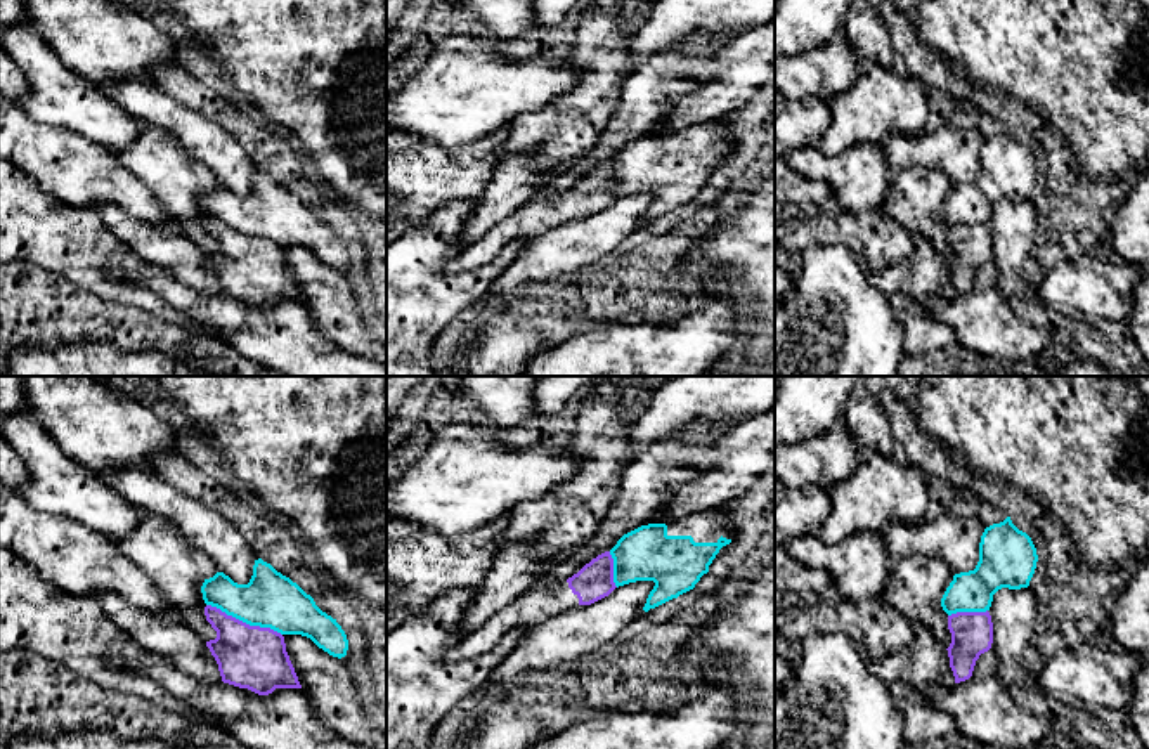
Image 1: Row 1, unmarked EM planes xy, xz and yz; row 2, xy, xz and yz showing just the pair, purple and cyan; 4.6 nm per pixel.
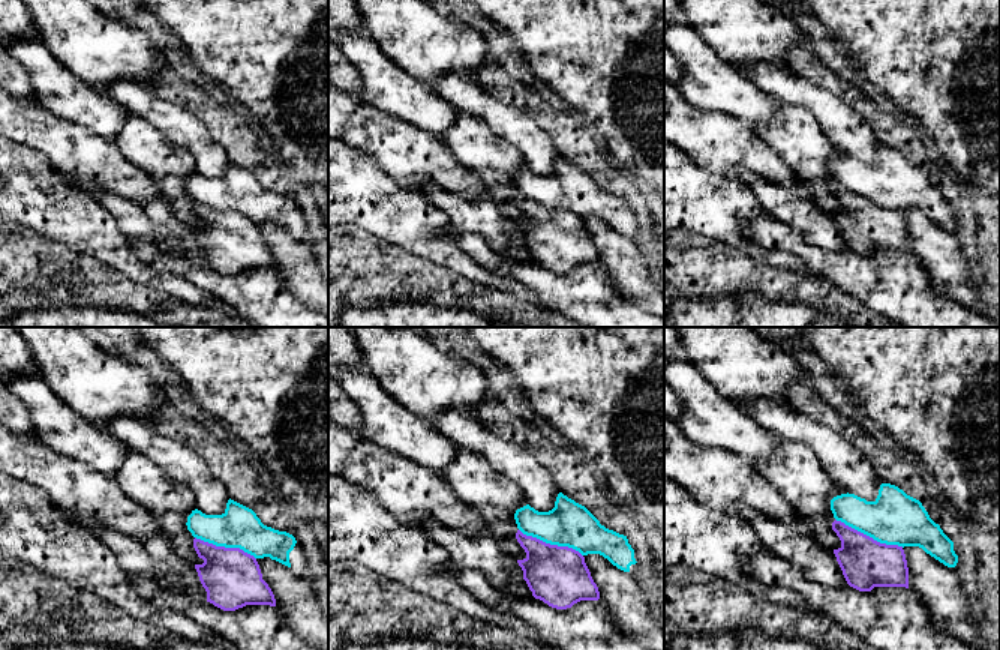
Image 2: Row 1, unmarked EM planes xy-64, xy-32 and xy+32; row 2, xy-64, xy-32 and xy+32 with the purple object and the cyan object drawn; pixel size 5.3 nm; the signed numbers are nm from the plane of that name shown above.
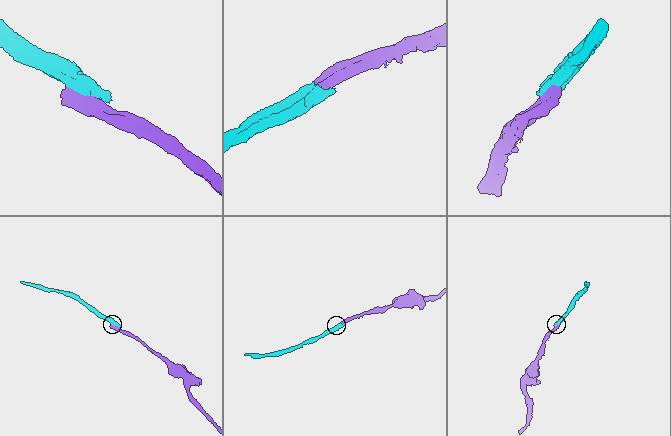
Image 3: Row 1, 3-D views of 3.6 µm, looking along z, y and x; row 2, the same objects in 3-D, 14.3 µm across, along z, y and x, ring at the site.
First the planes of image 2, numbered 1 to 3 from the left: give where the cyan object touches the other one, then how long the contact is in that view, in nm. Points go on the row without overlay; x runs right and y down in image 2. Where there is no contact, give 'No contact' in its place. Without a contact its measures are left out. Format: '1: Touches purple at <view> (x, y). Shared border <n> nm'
1: Touches purple at xy-64 (224, 210). Shared border 340 nm
2: Touches purple at xy-32 (549, 207). Shared border 380 nm
3: Touches purple at xy+32 (868, 200). Shared border 400 nm

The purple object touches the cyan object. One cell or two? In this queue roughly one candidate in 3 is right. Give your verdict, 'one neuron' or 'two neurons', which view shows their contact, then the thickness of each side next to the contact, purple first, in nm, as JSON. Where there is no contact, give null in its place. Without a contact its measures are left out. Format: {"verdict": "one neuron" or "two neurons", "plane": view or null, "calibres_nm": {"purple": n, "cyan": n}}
{"verdict": "two neurons", "plane": "xy", "calibres_nm": {"purple": 300, "cyan": 260}}

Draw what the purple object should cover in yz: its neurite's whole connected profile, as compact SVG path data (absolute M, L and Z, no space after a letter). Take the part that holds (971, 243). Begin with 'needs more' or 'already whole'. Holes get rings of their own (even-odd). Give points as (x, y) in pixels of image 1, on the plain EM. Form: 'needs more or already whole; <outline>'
already whole; M957 224L948 227L951 255L946 260L955 295L972 288L976 272L993 255L993 234L990 224Z

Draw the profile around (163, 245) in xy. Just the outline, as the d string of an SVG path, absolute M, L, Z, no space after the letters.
M111 203L101 206L95 218L133 255L149 265L163 267L182 286L204 293L222 293L218 276L206 253L182 234L175 222L139 220Z

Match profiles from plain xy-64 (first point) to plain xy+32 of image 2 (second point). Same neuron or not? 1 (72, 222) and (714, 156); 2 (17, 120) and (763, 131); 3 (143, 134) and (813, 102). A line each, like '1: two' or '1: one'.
1: two
2: two
3: two

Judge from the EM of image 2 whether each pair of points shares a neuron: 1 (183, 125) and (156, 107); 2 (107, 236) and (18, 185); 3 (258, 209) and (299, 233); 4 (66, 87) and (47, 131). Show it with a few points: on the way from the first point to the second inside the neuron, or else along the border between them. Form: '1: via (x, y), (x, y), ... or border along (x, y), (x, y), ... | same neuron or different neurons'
1: via (177, 125), (162, 113) | same neuron
2: via (84, 225), (41, 198) | same neuron
3: via (269, 209), (276, 209), (290, 222) | same neuron
4: border along (32, 99), (53, 114), (86, 128) | different neurons

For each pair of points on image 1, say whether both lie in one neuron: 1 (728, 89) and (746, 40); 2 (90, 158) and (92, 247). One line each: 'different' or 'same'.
1: same
2: different

